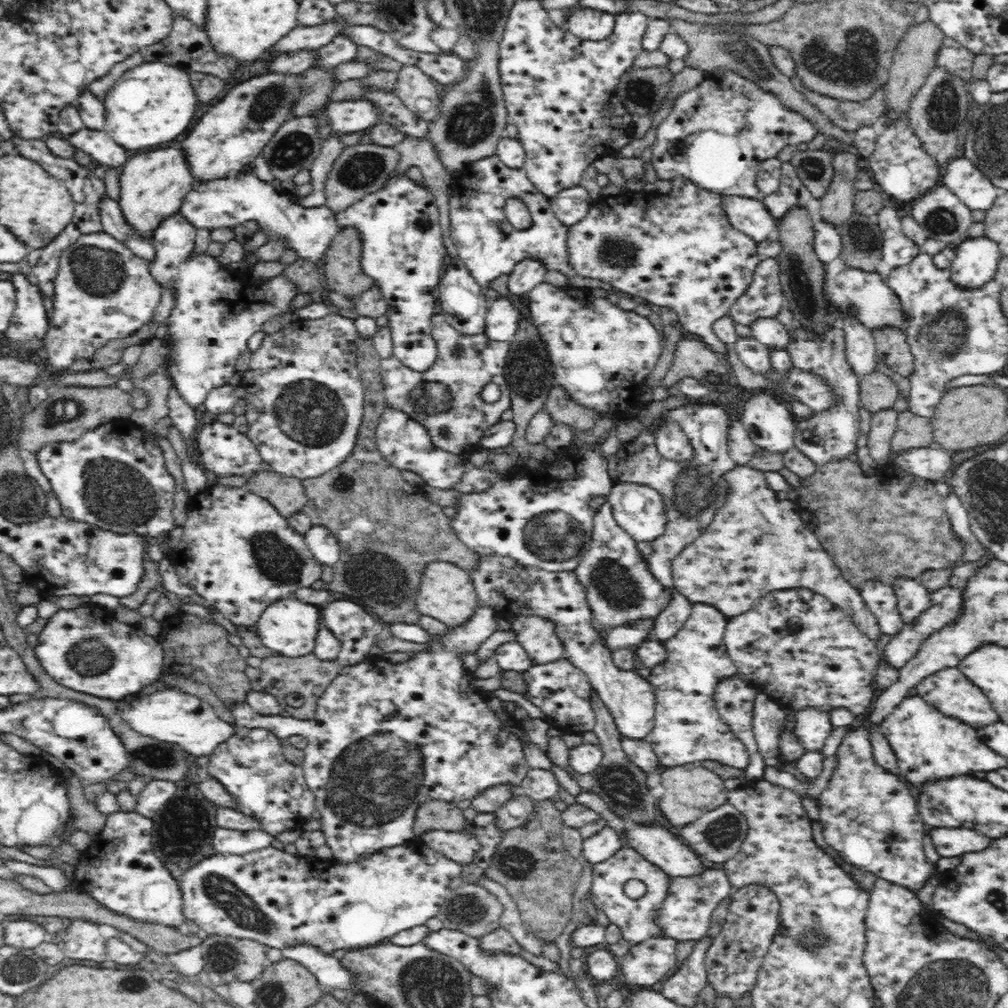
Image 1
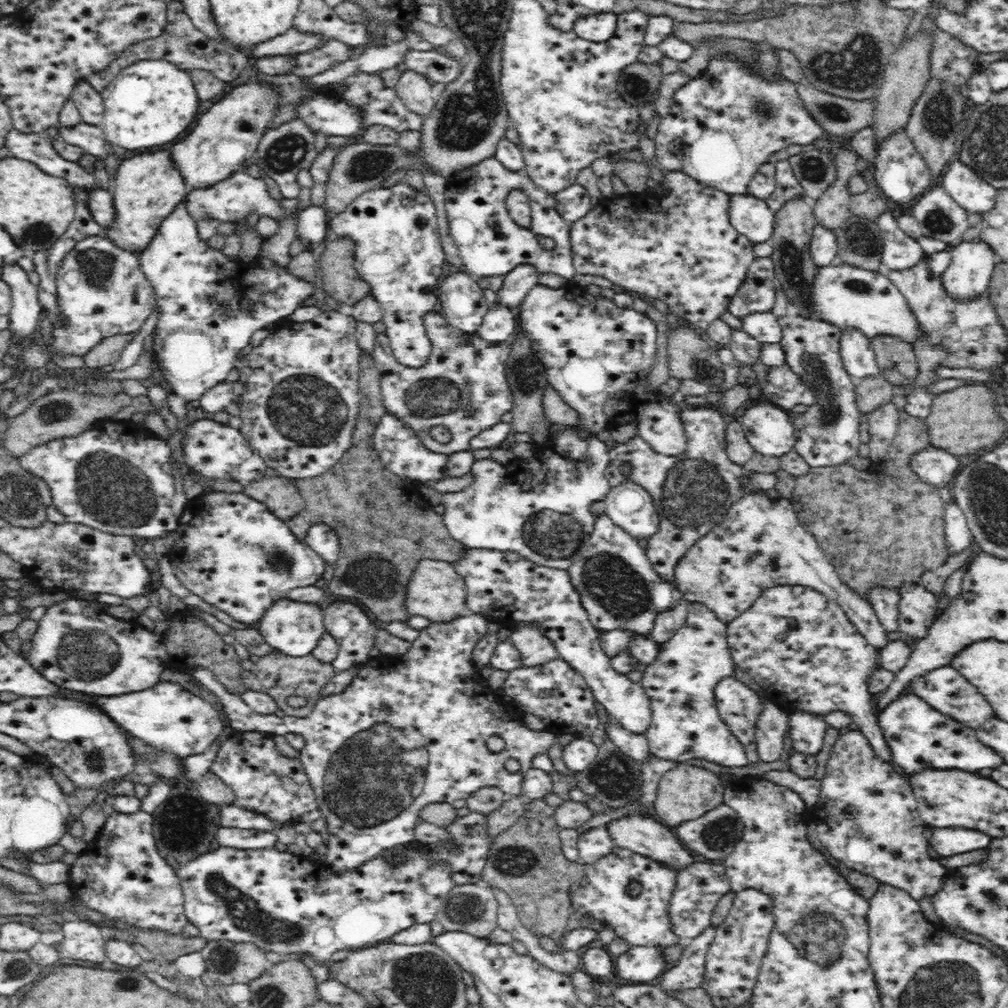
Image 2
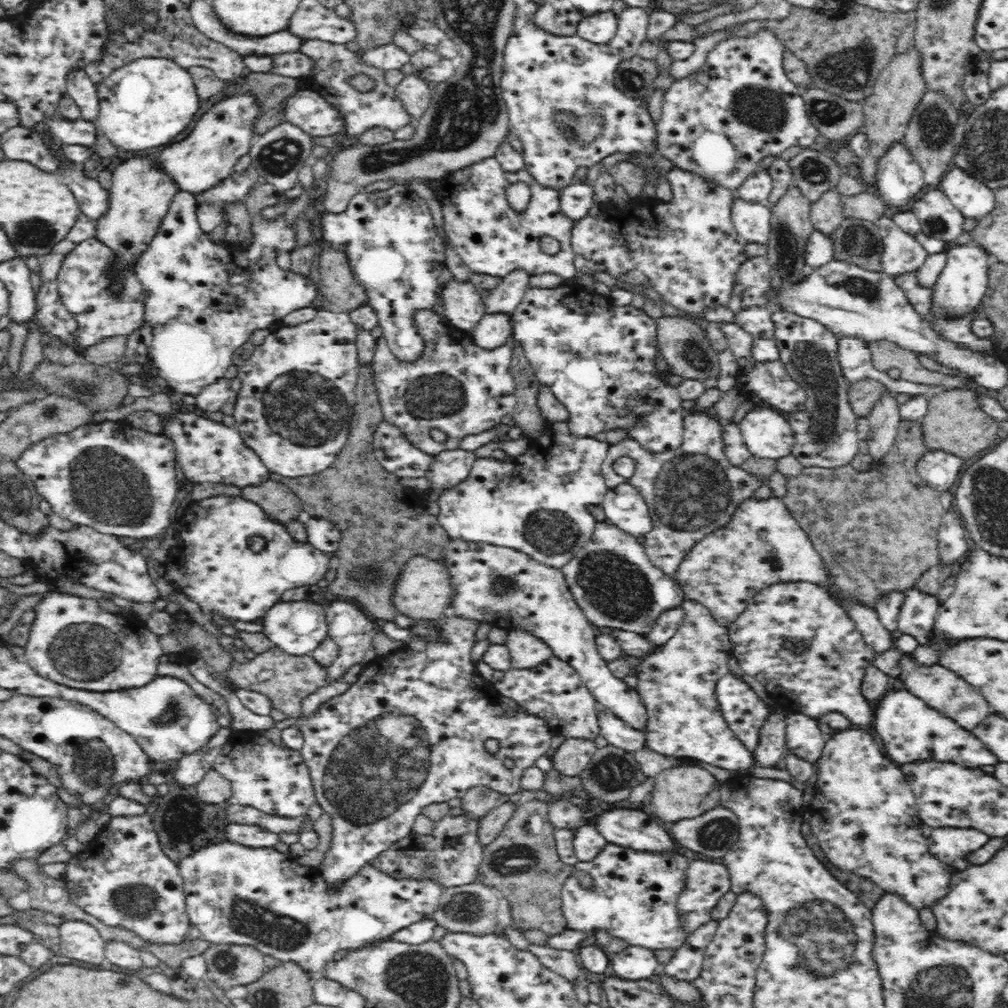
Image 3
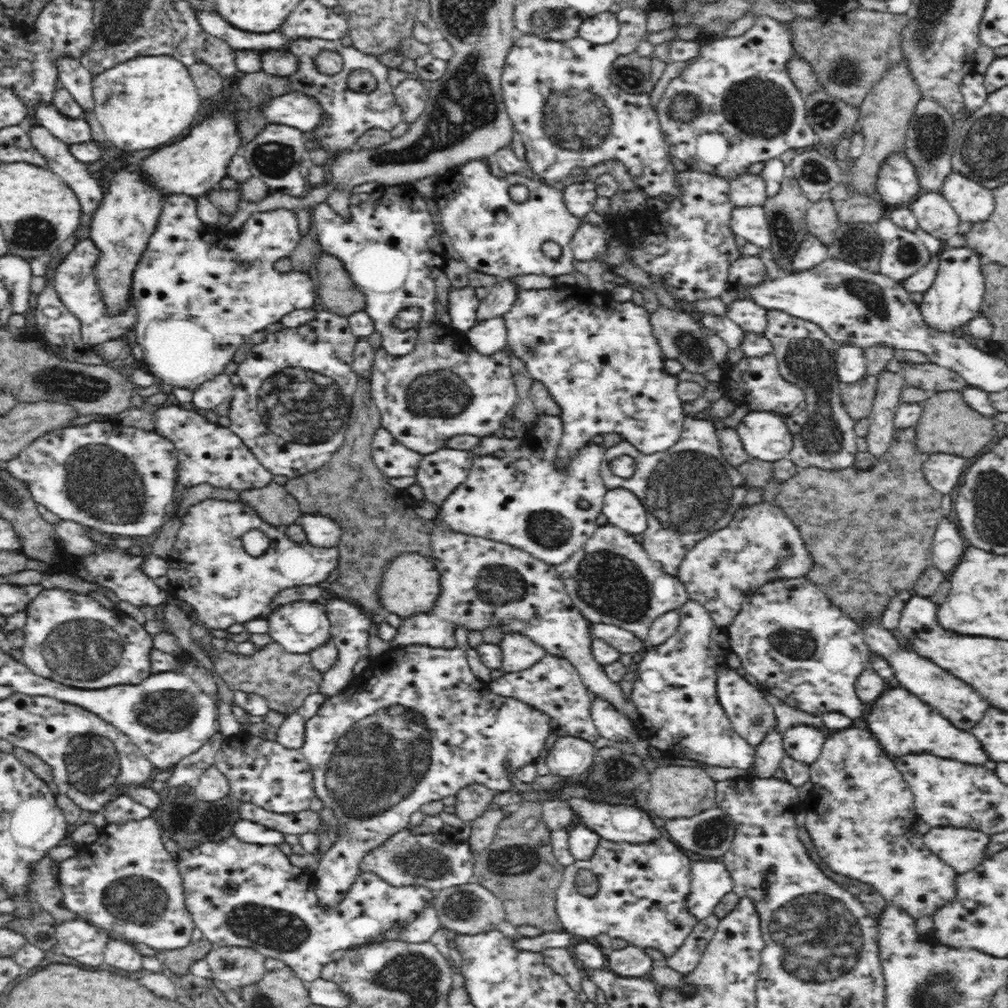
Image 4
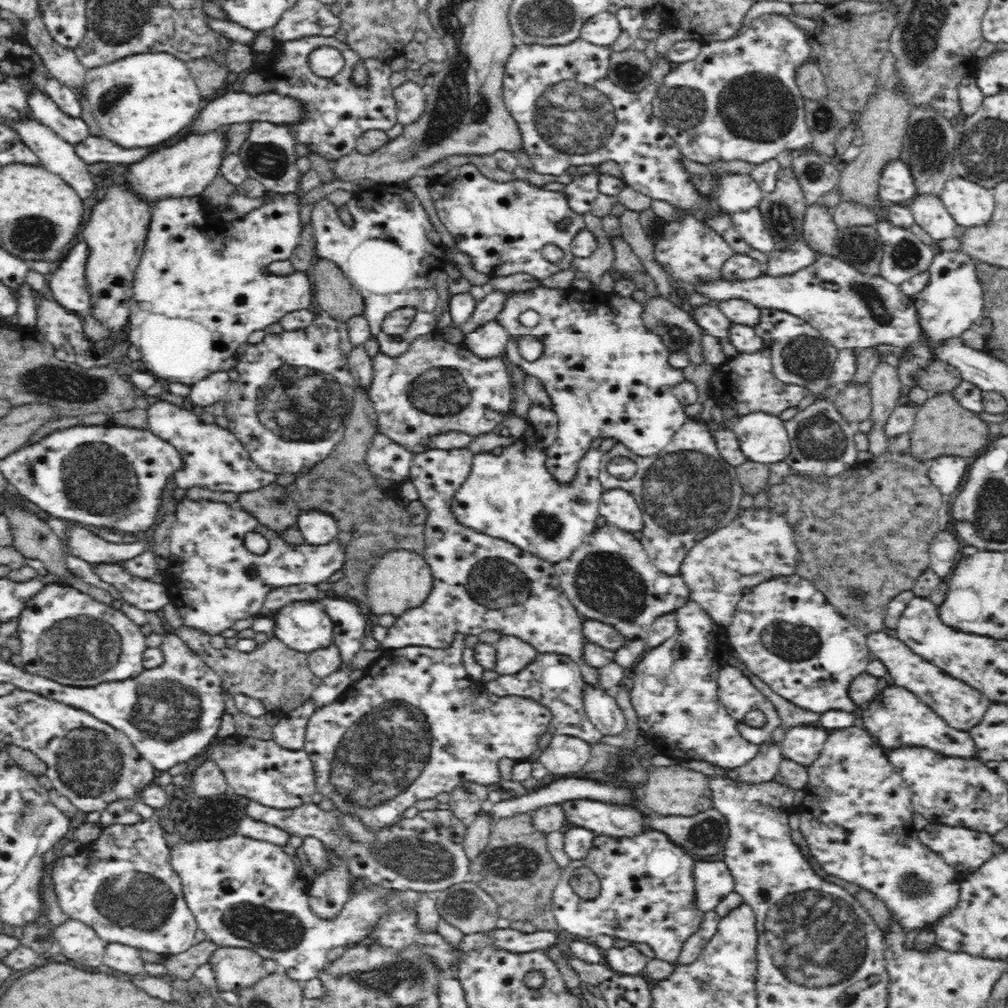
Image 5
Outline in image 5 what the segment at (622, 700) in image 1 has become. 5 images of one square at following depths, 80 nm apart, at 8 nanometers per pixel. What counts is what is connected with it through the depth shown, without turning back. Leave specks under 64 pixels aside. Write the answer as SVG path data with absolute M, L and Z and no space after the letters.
M432 448L414 454L408 480L416 485L418 500L428 512L427 544L422 556L431 566L435 590L424 606L396 617L396 624L388 627L388 636L382 642L384 650L410 645L450 648L456 634L479 635L491 629L500 635L522 637L539 653L568 656L578 664L586 684L603 689L599 669L584 657L584 648L589 643L584 637L585 618L562 591L554 565L504 540L464 529L449 512L449 502L472 470L474 455L469 448Z

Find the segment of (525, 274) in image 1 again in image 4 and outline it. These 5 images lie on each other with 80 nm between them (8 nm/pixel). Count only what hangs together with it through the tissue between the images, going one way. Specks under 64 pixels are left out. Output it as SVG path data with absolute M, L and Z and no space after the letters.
M513 277L500 278L494 286L487 289L486 297L480 302L478 312L476 312L479 322L508 314L520 290L520 285L514 281Z

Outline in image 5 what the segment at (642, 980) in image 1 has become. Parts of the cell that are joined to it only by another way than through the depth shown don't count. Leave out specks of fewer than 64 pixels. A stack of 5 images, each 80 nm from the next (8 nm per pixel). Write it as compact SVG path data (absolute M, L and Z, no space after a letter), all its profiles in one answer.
M634 946L611 947L603 951L605 964L620 975L642 975L650 958Z

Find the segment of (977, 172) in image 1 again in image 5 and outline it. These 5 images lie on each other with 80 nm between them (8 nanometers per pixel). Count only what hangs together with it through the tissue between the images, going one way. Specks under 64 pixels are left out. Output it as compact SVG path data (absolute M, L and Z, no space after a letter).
M957 175L944 184L940 198L956 219L956 224L965 227L976 228L986 224L995 209L992 189Z

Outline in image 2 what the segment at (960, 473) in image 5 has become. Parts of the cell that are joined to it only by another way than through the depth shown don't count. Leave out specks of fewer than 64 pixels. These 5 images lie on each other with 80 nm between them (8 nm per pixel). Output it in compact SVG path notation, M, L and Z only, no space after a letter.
M930 446L909 456L908 467L923 481L938 490L948 485L958 470L956 455L942 448Z

